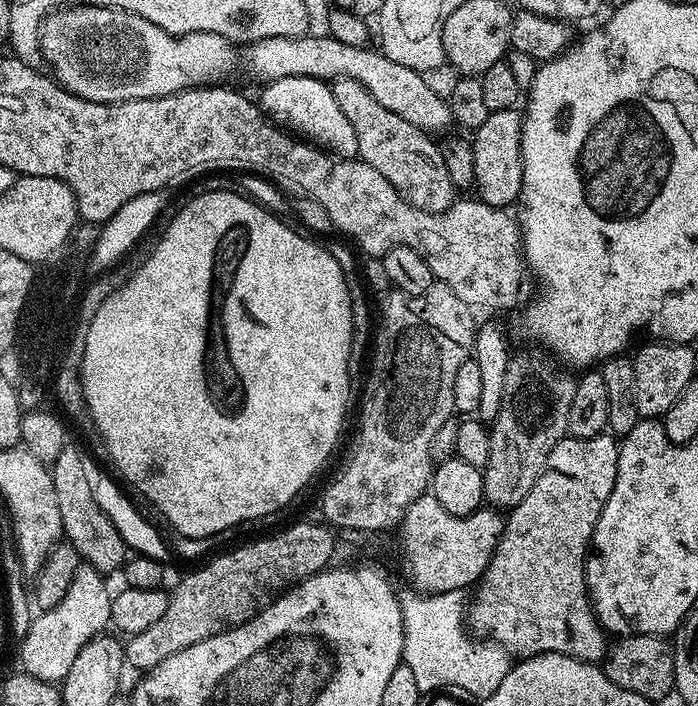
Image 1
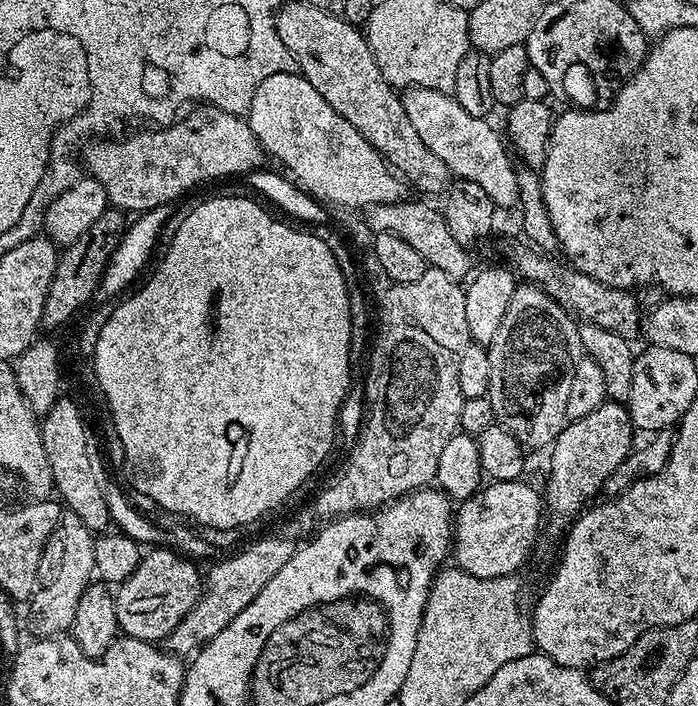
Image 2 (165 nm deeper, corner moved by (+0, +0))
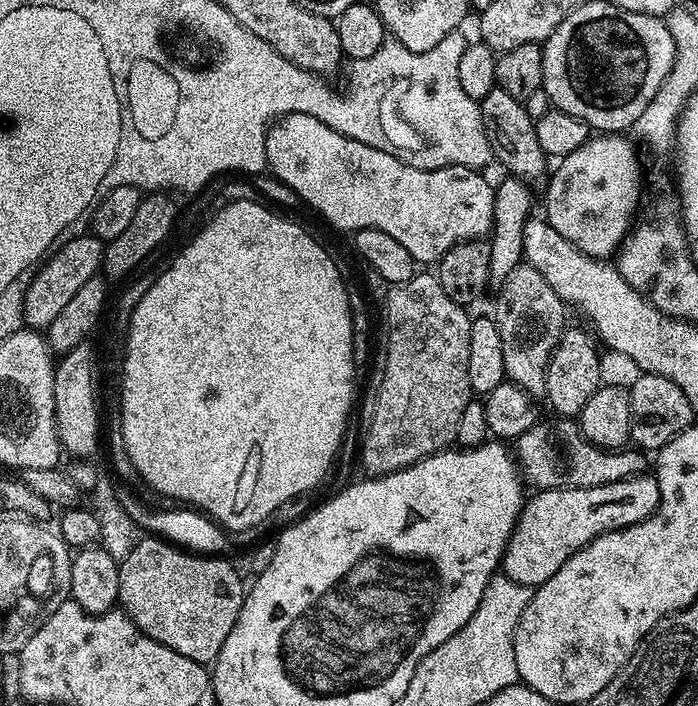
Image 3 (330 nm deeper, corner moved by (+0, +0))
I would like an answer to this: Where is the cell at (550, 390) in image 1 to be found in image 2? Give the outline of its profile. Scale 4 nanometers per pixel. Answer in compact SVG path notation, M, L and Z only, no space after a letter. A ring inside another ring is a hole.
M531 282L517 283L510 310L486 346L490 358L488 401L497 421L525 449L551 445L569 423L566 401L578 361L585 359L580 324Z

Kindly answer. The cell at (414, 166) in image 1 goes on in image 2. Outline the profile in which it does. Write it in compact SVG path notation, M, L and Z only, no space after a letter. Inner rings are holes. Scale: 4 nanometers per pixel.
M307 2L287 4L275 13L274 31L280 39L281 49L294 61L299 75L305 76L310 86L314 86L314 90L318 90L318 94L322 94L322 98L326 98L326 102L330 102L330 106L334 106L334 110L342 114L342 118L346 118L346 122L350 122L350 126L354 126L354 130L358 130L358 134L362 134L362 138L366 138L374 150L378 150L393 173L399 174L405 181L408 179L418 191L425 192L428 196L436 196L439 192L439 196L447 193L450 173L446 162L442 162L442 158L438 158L438 154L434 154L434 150L430 150L426 142L418 138L418 130L414 130L406 114L403 99L398 95L397 89L388 84L386 78L382 78L382 70L378 70L378 62L374 62L367 35L357 25L349 24L340 14L315 8Z

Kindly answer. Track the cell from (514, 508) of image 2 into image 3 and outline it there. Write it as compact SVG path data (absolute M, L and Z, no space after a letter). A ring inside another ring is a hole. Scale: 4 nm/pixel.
M645 474L631 476L622 482L610 482L606 486L590 486L589 488L546 488L535 493L536 497L529 499L520 509L520 517L508 545L504 551L502 561L503 575L514 582L529 586L545 584L558 570L562 570L562 562L570 558L579 548L585 548L594 538L631 524L642 522L655 512L660 505L660 484L655 475Z

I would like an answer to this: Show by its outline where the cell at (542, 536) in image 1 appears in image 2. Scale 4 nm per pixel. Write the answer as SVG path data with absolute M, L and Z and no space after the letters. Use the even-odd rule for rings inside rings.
M609 399L605 400L602 406L598 406L598 410L586 414L586 418L578 418L565 424L558 438L550 445L552 469L548 472L547 511L549 513L552 511L558 519L565 520L565 522L571 521L585 511L599 497L596 495L602 490L605 491L609 478L624 465L627 456L632 455L634 451L632 435L634 435L634 429L627 407Z

